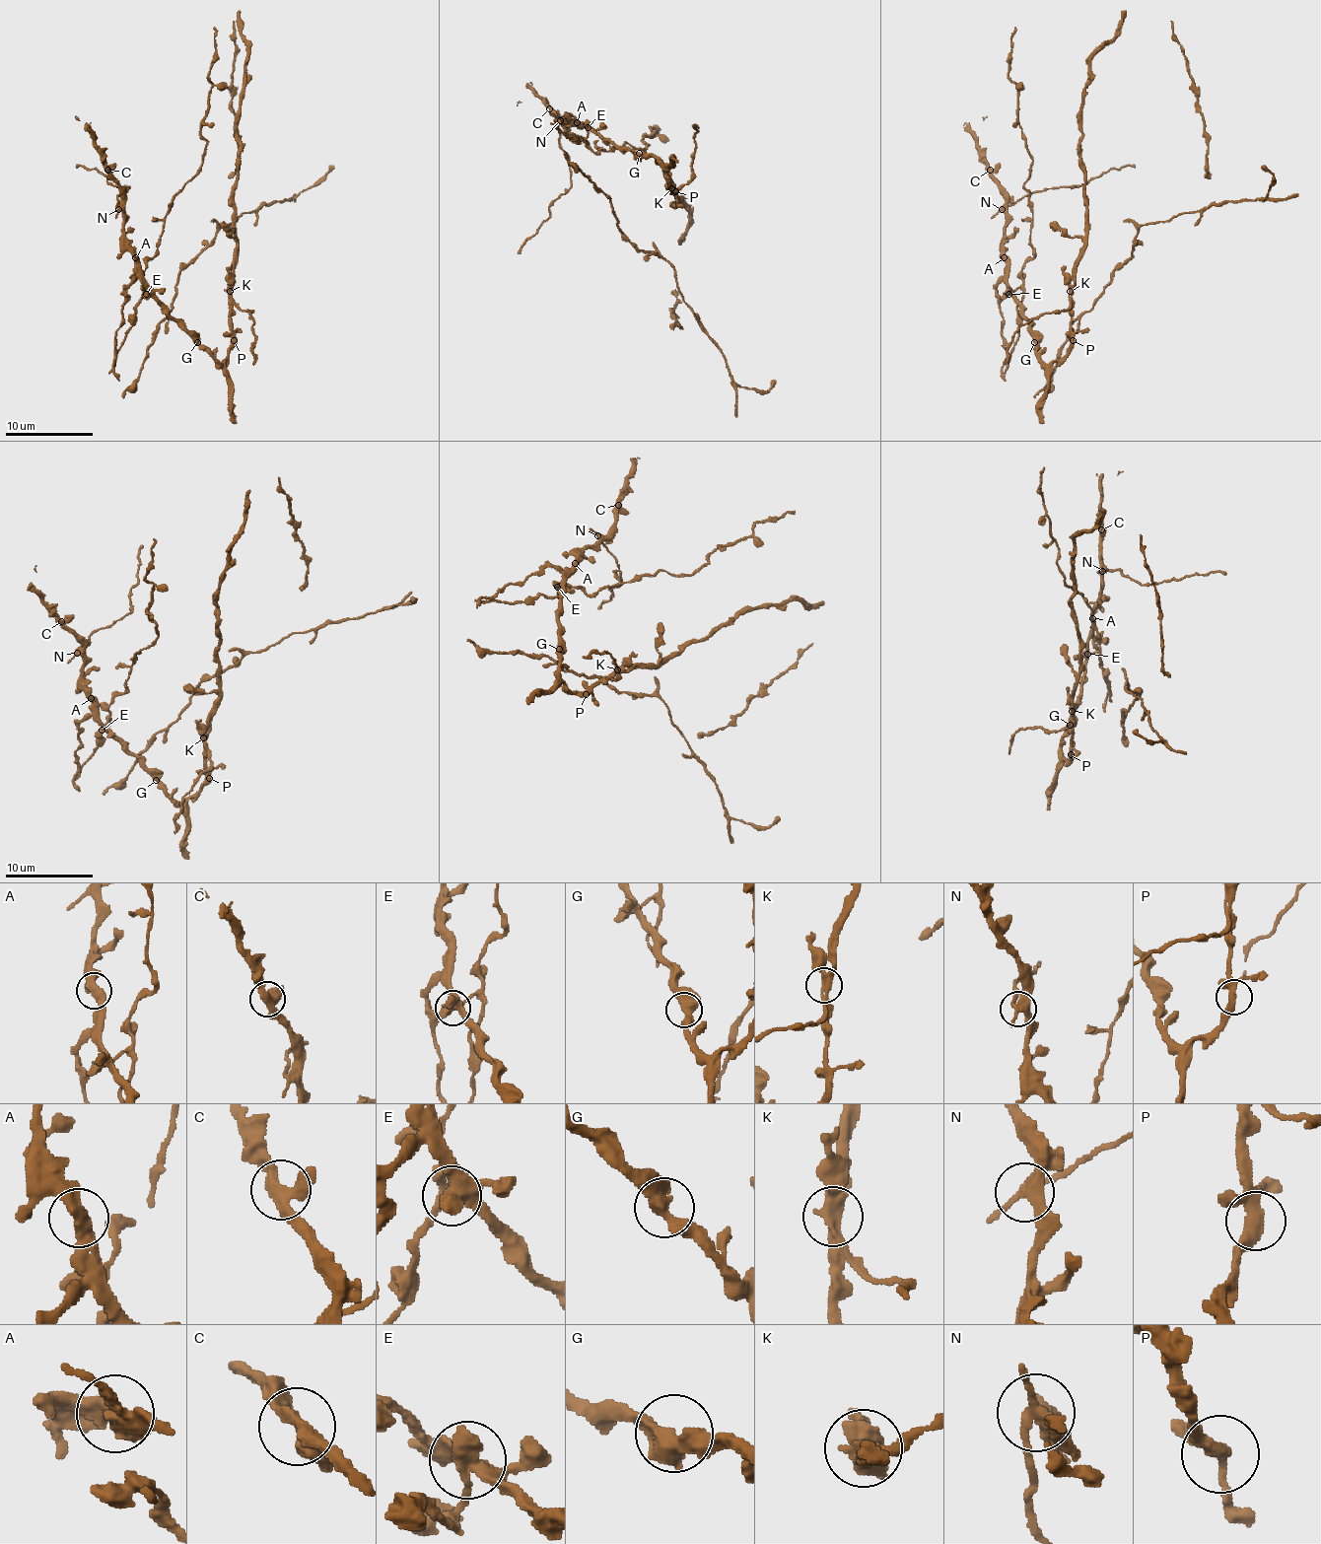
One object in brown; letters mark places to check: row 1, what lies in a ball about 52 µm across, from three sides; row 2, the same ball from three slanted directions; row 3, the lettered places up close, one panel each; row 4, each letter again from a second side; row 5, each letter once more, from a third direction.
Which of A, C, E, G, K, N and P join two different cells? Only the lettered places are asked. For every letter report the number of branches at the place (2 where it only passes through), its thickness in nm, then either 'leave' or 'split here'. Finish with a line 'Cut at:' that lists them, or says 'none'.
A: 2 | 460 nm | leave
C: 3 | 360 nm | leave
E: 4 | 400 nm | split here
G: 2 | 500 nm | leave
K: 2 | 440 nm | split here
N: 4 | 340 nm | split here
P: 4 | 340 nm | leave
Cut at: E, K, N

